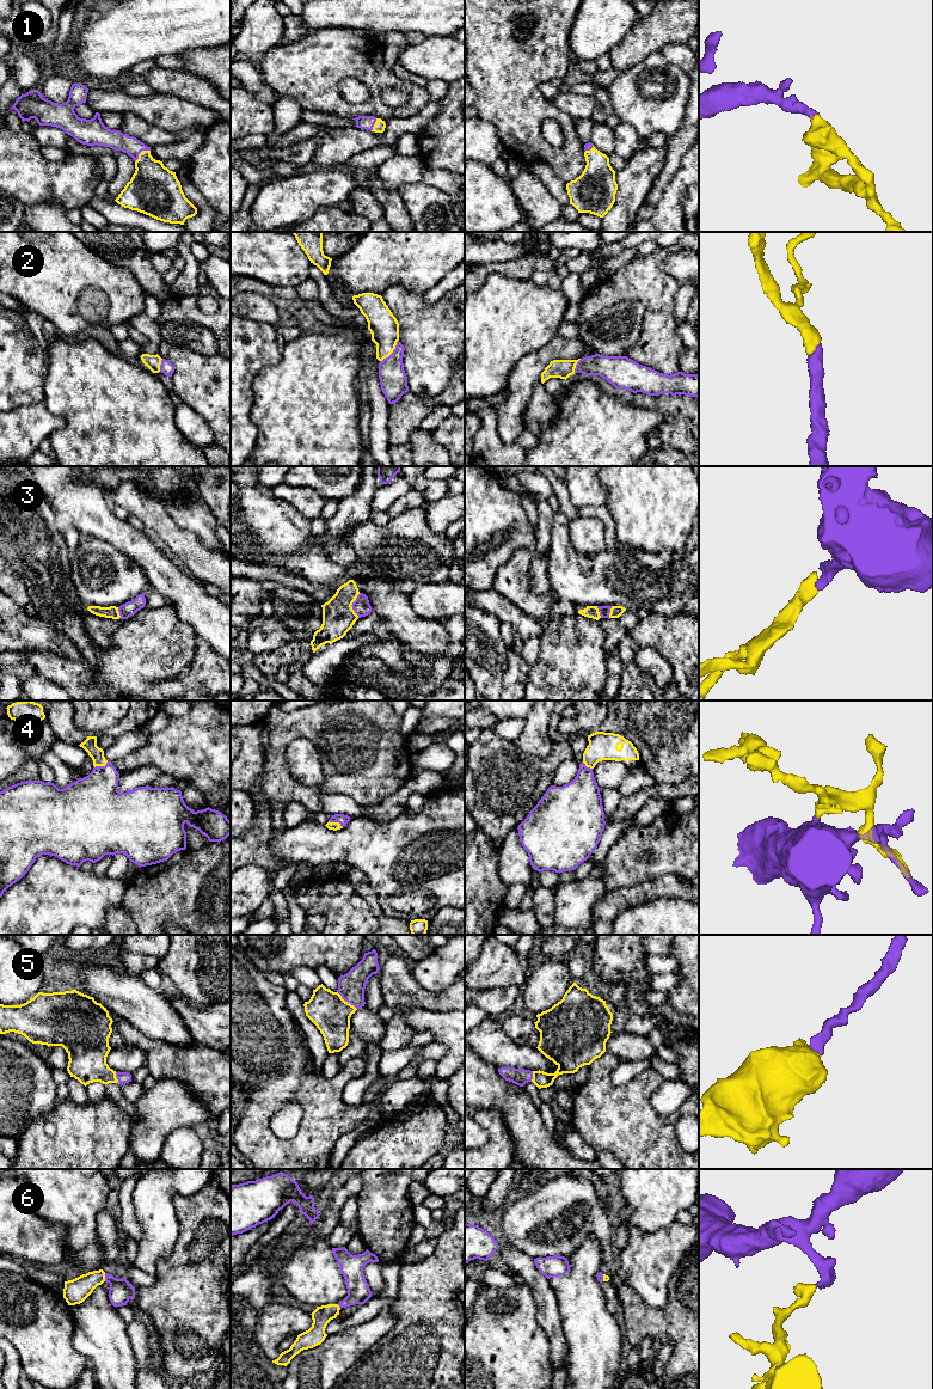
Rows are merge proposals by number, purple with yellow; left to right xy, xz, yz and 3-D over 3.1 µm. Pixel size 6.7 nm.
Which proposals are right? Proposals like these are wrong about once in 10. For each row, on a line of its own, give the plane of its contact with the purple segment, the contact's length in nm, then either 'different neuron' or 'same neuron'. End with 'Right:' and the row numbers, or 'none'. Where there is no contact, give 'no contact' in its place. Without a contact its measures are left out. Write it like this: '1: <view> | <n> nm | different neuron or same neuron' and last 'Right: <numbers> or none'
1: xy | 130 nm | same neuron
2: xz | 180 nm | same neuron
3: xz | 170 nm | same neuron
4: xz | 110 nm | same neuron
5: xz | 180 nm | same neuron
6: xy | 60 nm | same neuron
Right: 1, 2, 3, 4, 5, 6

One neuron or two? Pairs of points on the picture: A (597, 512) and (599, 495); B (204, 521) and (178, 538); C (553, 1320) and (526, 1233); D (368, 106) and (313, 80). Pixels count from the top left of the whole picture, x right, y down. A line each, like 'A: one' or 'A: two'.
A: two
B: two
C: two
D: one

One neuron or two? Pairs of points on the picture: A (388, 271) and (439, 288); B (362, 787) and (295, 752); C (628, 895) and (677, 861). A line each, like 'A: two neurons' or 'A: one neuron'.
A: two neurons
B: two neurons
C: two neurons

